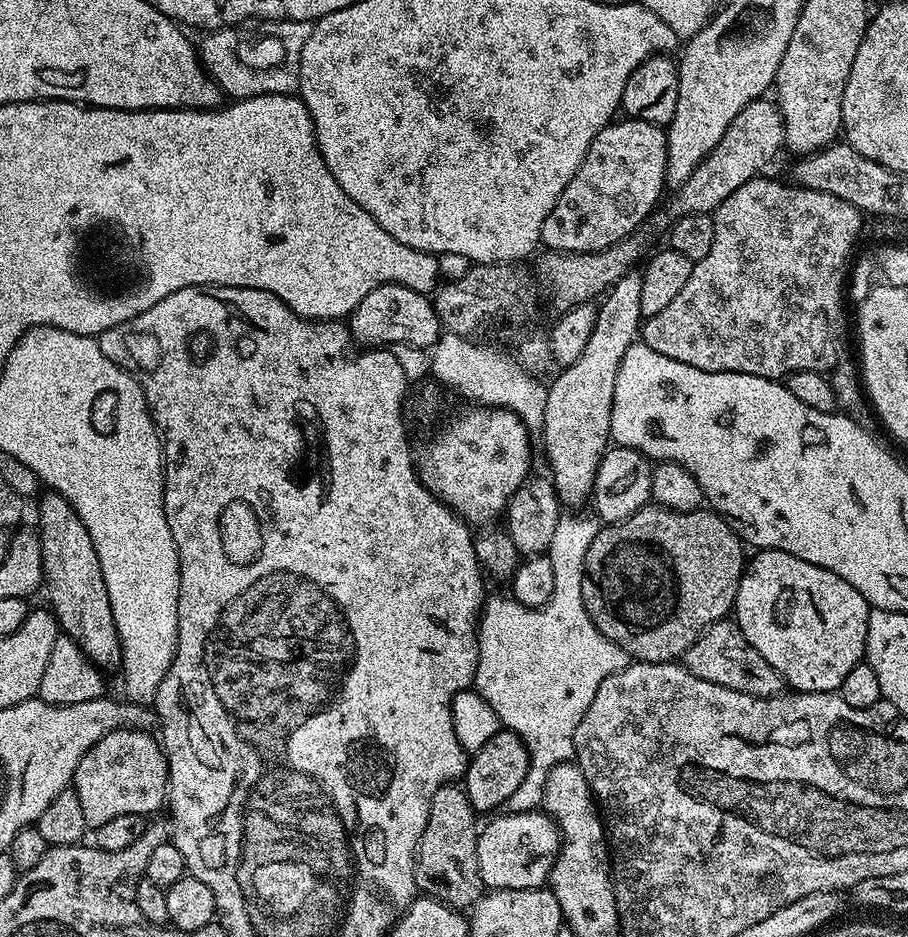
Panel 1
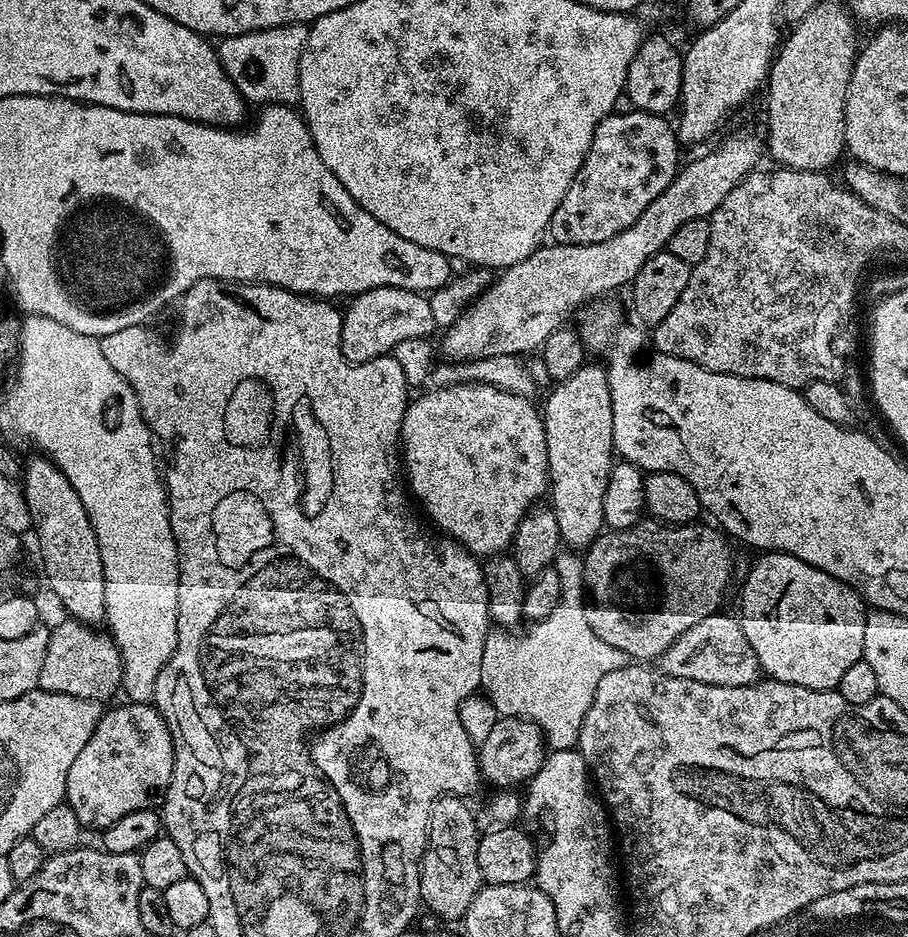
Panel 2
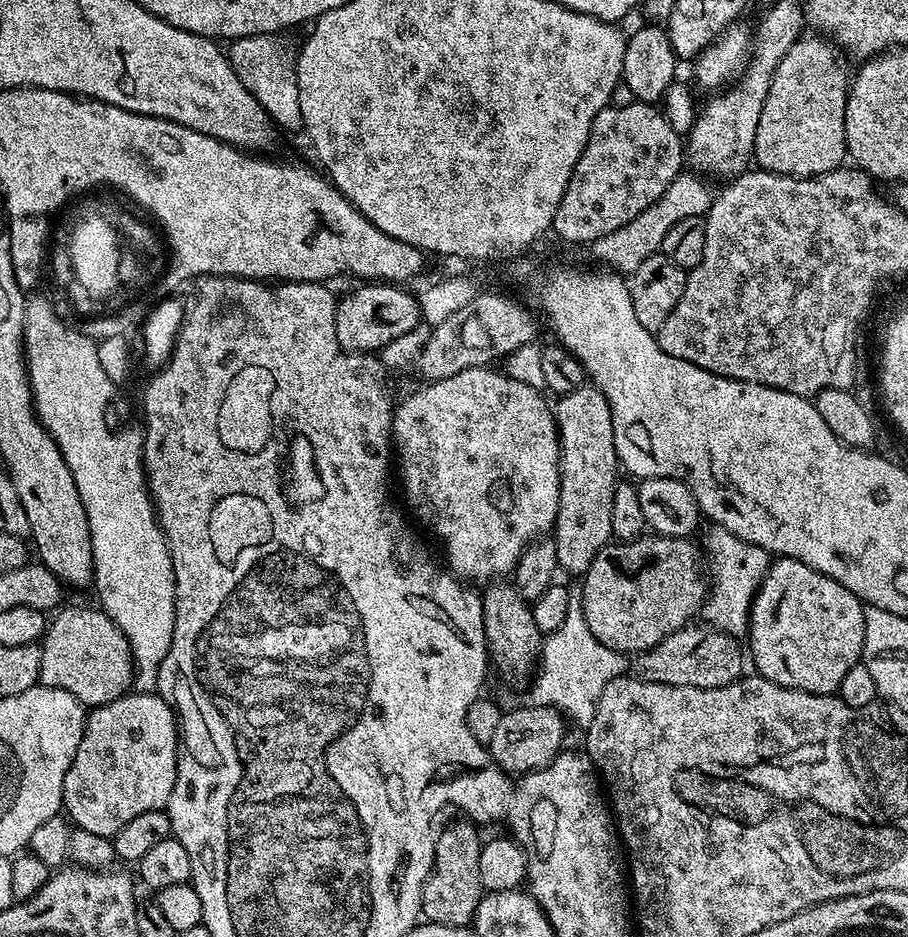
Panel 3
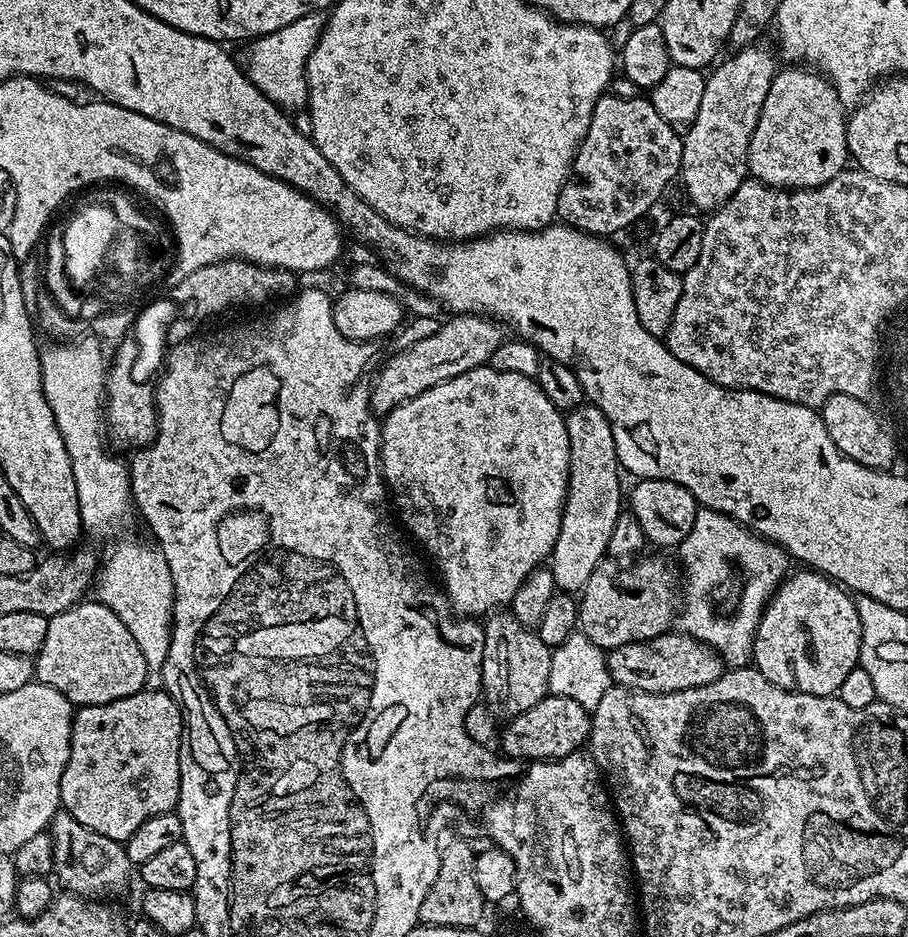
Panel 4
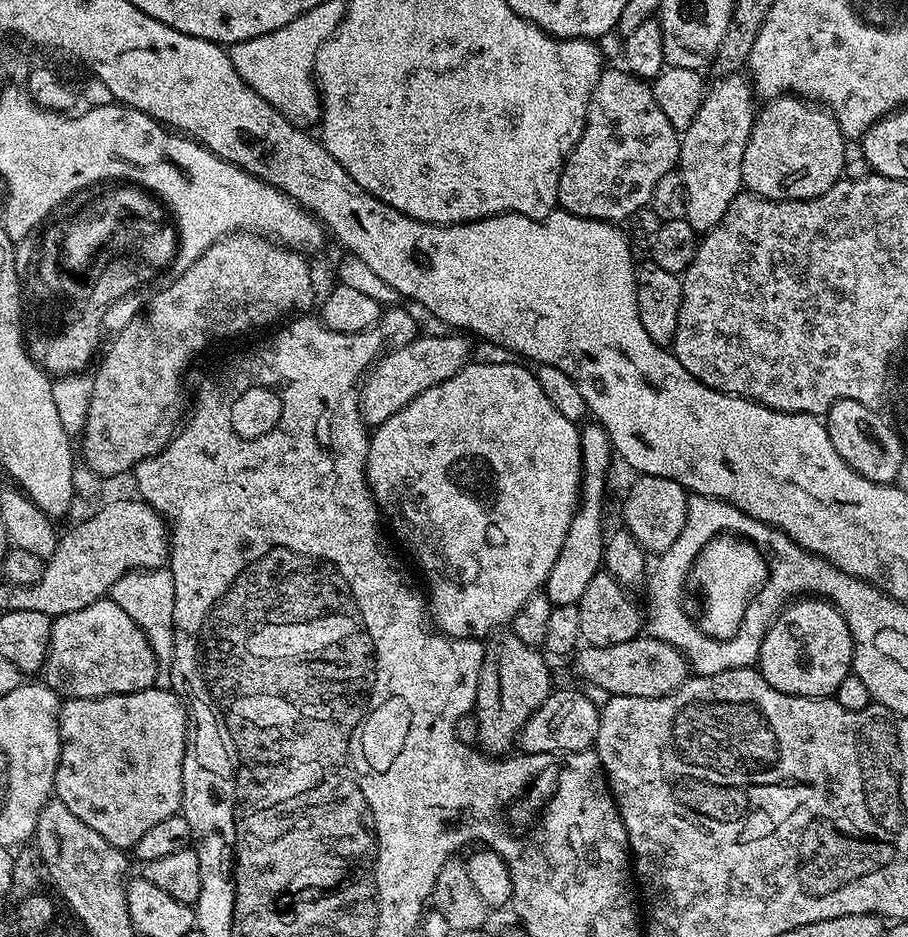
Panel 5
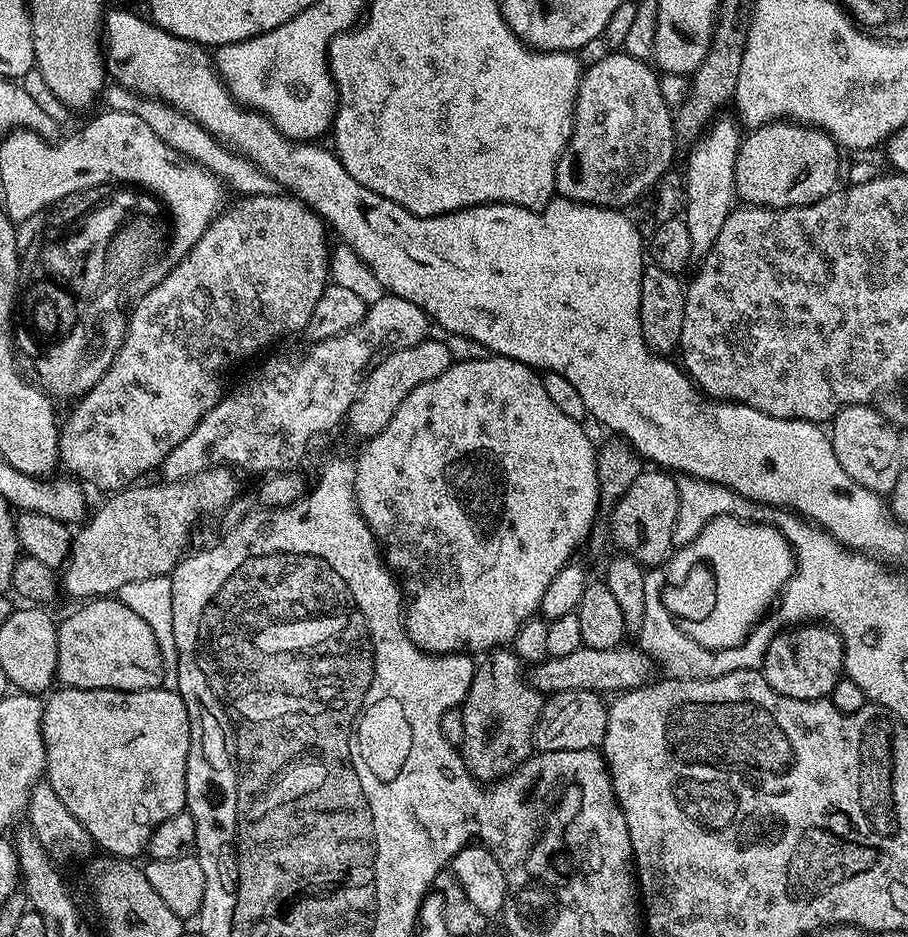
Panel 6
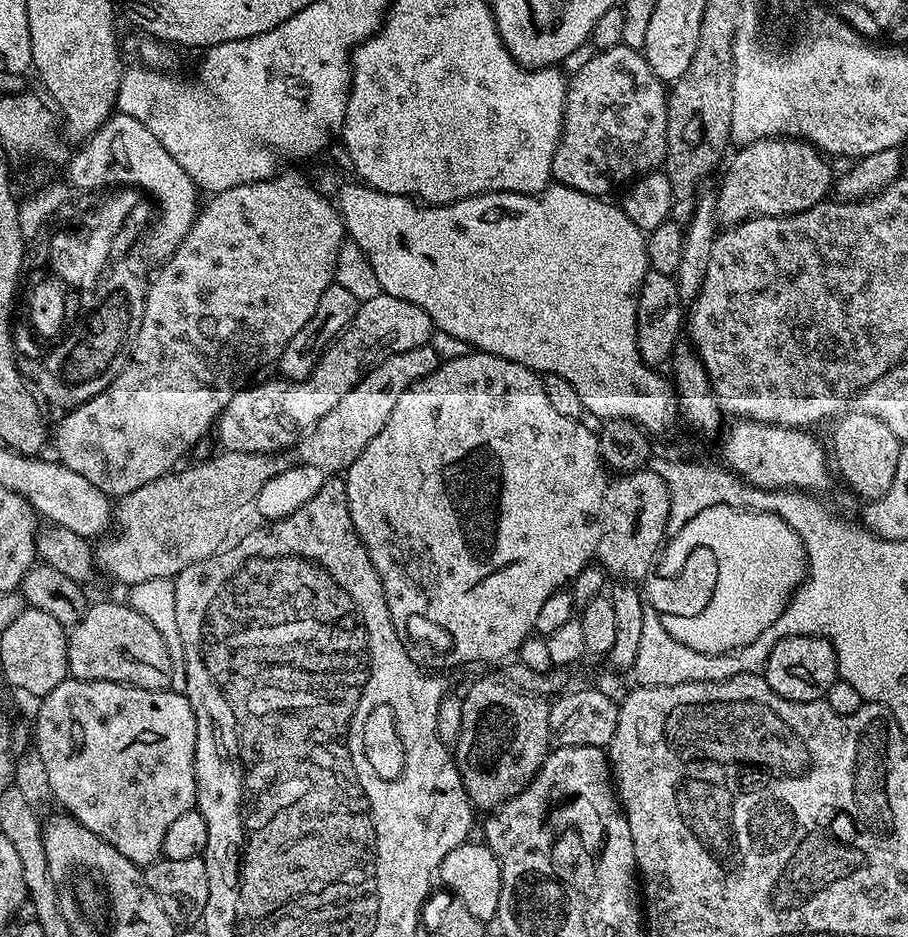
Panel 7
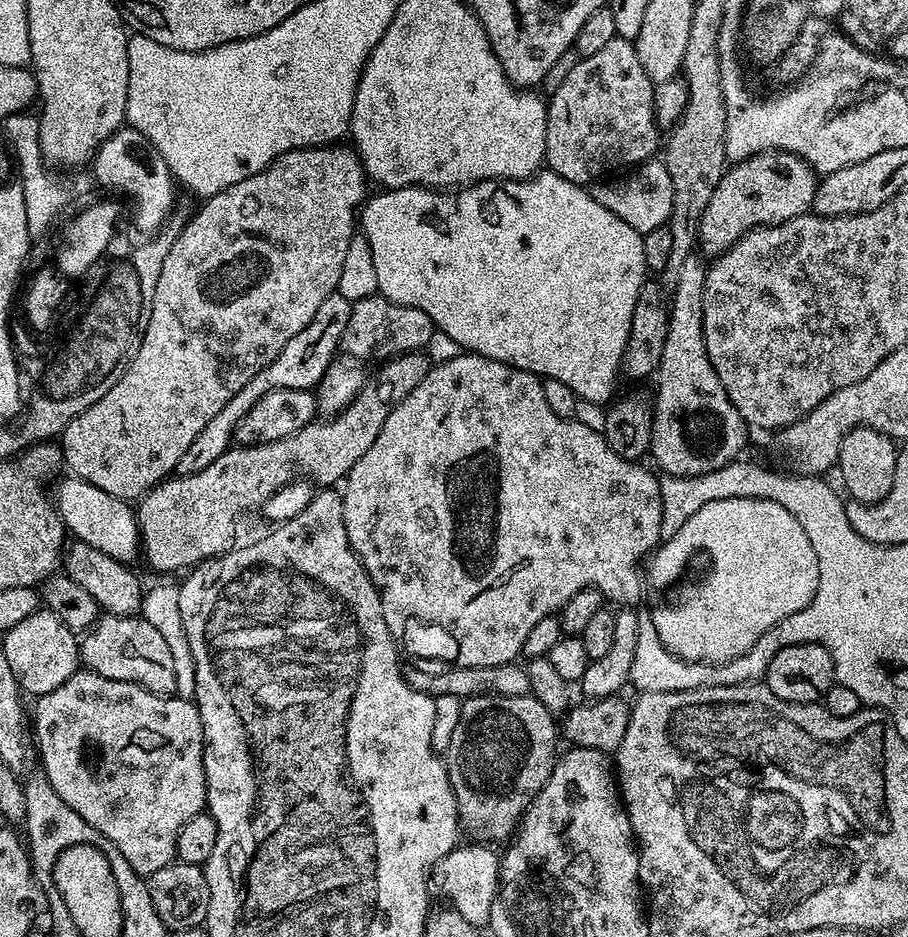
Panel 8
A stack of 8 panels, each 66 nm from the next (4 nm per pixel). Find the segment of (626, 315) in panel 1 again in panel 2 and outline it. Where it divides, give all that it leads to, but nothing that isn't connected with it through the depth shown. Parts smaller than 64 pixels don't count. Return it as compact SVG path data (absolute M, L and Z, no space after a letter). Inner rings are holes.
M585 362L578 374L559 381L556 388L542 404L544 429L546 430L546 450L548 451L548 482L550 485L550 507L558 522L561 541L569 549L584 550L596 541L596 537L605 531L606 525L602 514L602 498L606 494L606 482L614 463L612 446L612 427L614 410L610 402L610 382L608 373L592 362Z

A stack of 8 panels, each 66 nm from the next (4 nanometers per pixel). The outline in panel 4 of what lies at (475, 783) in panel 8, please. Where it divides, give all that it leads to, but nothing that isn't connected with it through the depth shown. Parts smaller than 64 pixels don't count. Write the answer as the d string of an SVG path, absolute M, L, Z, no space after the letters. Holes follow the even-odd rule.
M497 610L483 621L484 645L482 646L482 700L497 717L511 718L530 710L544 696L549 695L548 683L550 682L550 662L552 649L542 642L542 638L535 630L522 626L518 618L514 618L511 611Z

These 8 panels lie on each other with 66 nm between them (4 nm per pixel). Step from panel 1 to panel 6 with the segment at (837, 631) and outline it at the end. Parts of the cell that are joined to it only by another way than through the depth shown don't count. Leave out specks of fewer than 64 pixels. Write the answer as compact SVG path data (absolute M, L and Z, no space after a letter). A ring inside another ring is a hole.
M823 623L797 624L785 628L770 642L762 671L778 694L799 700L822 700L831 697L834 686L845 675L844 644L834 629Z

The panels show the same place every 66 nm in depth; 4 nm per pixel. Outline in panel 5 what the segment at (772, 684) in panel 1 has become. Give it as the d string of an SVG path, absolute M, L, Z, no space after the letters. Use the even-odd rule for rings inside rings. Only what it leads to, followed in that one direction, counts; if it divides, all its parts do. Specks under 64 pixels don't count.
M647 634L635 636L630 642L618 642L618 646L584 646L575 653L576 668L589 681L591 687L600 688L608 696L629 696L630 698L662 698L678 690L689 679L688 660L674 646L656 640Z

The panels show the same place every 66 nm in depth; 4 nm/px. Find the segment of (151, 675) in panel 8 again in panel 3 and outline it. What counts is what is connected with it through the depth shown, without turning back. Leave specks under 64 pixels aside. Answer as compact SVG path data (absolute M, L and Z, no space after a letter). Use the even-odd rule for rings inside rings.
M76 606L62 611L47 625L39 649L42 654L39 683L54 689L66 690L78 698L80 704L86 708L108 704L125 695L133 685L135 668L129 643L126 642L125 635L118 630L116 623L105 615L103 609Z

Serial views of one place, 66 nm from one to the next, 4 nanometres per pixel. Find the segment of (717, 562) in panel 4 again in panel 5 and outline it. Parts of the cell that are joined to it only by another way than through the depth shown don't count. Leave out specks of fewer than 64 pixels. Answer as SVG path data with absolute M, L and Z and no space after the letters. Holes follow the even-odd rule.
M689 495L688 505L686 506L686 526L682 526L682 531L678 534L678 539L671 544L670 550L659 553L651 565L650 571L646 577L646 589L648 588L648 608L646 604L646 632L656 640L666 642L674 646L688 660L688 667L697 676L713 676L722 674L722 670L734 670L735 668L751 668L759 661L760 647L762 638L766 638L766 630L776 621L776 616L786 605L805 594L812 594L816 588L816 564L818 560L811 552L804 551L804 547L794 543L781 528L771 528L761 520L750 518L738 506L734 506L725 500L710 498L709 496ZM722 535L735 536L741 540L747 540L749 544L762 546L766 553L768 562L768 576L764 579L764 585L752 592L752 601L746 606L742 626L730 638L725 640L716 640L713 636L707 636L699 628L695 619L684 613L684 608L680 605L680 591L684 588L684 579L689 579L693 571L696 559L700 557L700 552L717 536Z

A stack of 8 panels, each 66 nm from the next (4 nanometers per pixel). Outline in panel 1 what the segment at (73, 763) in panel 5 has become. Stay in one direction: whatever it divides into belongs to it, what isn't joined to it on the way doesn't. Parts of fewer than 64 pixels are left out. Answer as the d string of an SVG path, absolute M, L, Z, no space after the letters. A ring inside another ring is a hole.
M116 728L110 734L106 734L106 738L94 742L94 746L86 750L82 762L78 762L74 787L89 829L95 830L102 826L102 822L110 822L110 818L119 818L121 814L147 817L148 812L156 812L160 807L165 807L168 794L168 758L161 741L157 737L156 741L152 734L151 731L142 728Z

